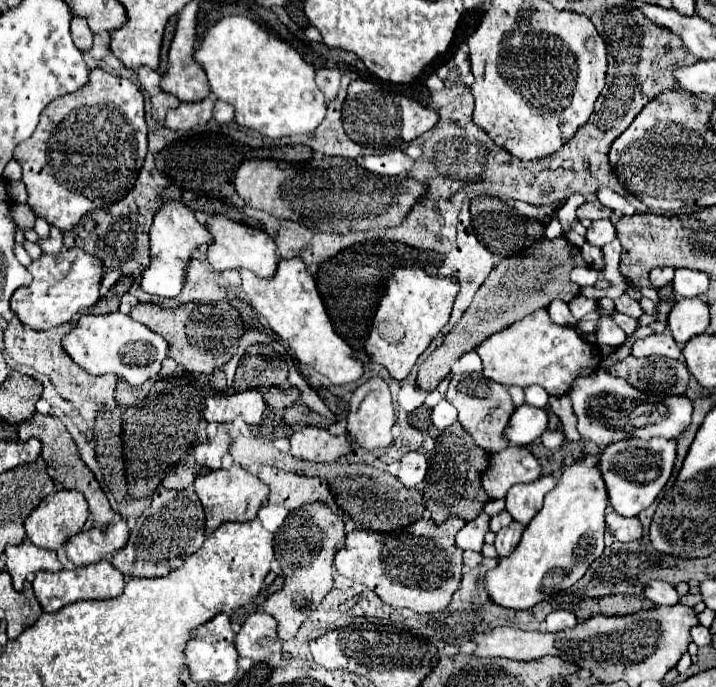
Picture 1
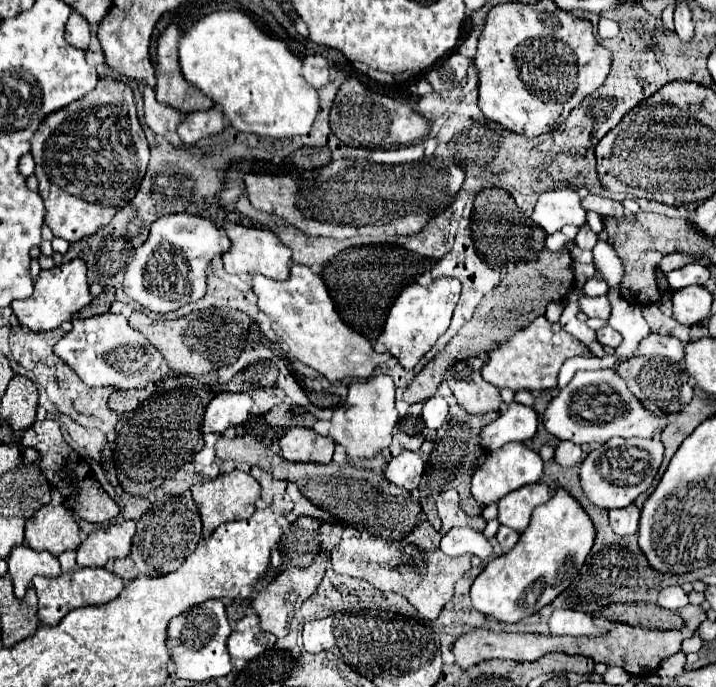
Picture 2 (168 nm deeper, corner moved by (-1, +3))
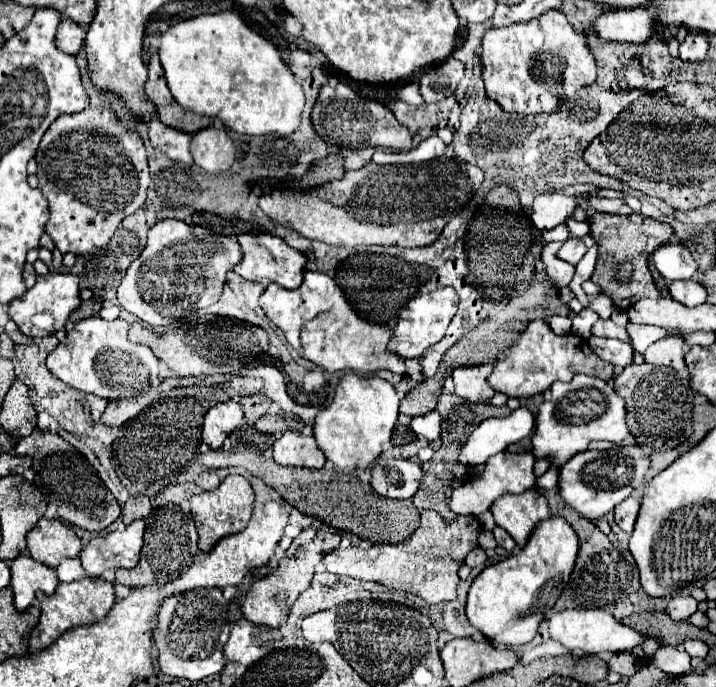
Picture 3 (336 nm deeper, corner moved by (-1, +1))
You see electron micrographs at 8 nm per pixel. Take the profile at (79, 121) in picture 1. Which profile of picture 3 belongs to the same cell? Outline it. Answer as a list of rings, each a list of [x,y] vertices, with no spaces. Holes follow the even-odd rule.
[[[87,107],[83,113],[71,117],[59,117],[51,123],[51,129],[43,135],[37,149],[37,177],[39,191],[49,201],[51,217],[45,225],[45,233],[53,239],[61,253],[85,255],[91,249],[105,247],[121,221],[135,213],[145,203],[145,191],[149,185],[147,151],[137,133],[125,129],[111,107]]]

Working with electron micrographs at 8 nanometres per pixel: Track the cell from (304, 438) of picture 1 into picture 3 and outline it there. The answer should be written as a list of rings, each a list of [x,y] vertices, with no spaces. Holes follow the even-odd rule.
[[[285,431],[273,443],[273,461],[277,465],[321,469],[325,463],[323,451],[317,449],[313,437],[303,437],[297,431]]]

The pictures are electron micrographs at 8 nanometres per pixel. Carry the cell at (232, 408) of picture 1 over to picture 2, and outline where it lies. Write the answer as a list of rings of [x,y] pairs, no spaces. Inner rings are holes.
[[[219,393],[205,409],[203,431],[223,433],[229,425],[241,425],[251,415],[253,399],[247,393]]]

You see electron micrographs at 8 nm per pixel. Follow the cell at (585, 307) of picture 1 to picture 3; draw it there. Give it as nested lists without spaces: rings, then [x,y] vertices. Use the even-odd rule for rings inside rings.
[[[583,309],[581,313],[577,313],[573,317],[573,327],[571,327],[571,333],[573,335],[579,335],[583,339],[589,339],[591,337],[591,327],[593,323],[599,319],[599,315],[591,309]]]

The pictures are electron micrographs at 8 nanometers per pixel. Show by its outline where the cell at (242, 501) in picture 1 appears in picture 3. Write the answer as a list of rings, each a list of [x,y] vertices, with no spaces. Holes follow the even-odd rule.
[[[227,475],[217,489],[203,491],[201,495],[191,497],[191,517],[193,517],[195,527],[197,527],[199,549],[203,553],[207,553],[207,551],[211,551],[215,547],[215,543],[219,539],[243,531],[247,521],[251,519],[253,499],[255,499],[253,489],[249,485],[249,481],[245,477],[241,477],[241,475]]]

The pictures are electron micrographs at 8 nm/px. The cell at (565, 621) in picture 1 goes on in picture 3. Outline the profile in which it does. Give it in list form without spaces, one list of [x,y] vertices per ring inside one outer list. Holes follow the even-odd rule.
[[[565,609],[553,613],[549,617],[549,633],[551,637],[561,643],[569,651],[583,651],[585,655],[599,655],[599,653],[619,653],[629,651],[643,645],[643,635],[635,629],[617,621],[611,613],[603,609]]]

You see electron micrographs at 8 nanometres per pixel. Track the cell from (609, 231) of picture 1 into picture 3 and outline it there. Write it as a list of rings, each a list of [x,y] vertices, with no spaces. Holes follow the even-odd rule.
[[[567,239],[561,245],[561,249],[557,251],[557,257],[571,263],[571,265],[577,265],[579,259],[585,255],[585,251],[587,251],[587,247],[585,247],[585,243],[581,239]]]

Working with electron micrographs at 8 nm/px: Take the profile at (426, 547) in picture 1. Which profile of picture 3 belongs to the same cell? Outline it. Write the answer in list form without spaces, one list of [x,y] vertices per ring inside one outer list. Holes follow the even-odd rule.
[[[423,511],[417,531],[403,543],[369,543],[369,545],[349,545],[339,547],[323,557],[327,571],[337,575],[349,575],[363,581],[375,581],[391,589],[411,591],[423,597],[427,603],[443,603],[455,599],[455,589],[459,585],[457,571],[461,565],[451,559],[451,555],[465,555],[455,549],[461,545],[471,545],[471,539],[477,543],[481,523],[477,517],[457,517],[447,523],[437,511]]]

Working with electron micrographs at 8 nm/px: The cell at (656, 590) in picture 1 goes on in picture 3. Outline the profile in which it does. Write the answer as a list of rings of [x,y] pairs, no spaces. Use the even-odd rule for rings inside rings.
[[[691,595],[673,597],[673,599],[669,601],[669,607],[667,607],[667,615],[669,615],[673,621],[689,619],[695,611],[697,611],[697,601],[695,601]]]

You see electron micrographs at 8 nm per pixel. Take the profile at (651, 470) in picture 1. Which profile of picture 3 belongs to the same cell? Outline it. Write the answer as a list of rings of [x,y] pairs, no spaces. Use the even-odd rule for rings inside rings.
[[[615,445],[607,451],[581,451],[567,459],[565,465],[559,467],[559,495],[561,499],[575,509],[581,517],[599,519],[605,513],[613,511],[623,499],[631,495],[631,491],[643,483],[643,475],[649,469],[649,457],[643,455],[643,447],[633,445]]]

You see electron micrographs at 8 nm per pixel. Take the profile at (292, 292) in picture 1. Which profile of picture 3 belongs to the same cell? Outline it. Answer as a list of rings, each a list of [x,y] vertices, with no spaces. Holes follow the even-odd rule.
[[[305,271],[303,285],[293,291],[271,283],[261,295],[259,303],[267,317],[283,329],[291,347],[329,373],[355,371],[359,375],[365,375],[377,369],[401,369],[401,365],[393,367],[395,363],[399,363],[399,357],[387,349],[387,343],[393,337],[393,329],[361,317],[357,313],[359,309],[351,305],[335,279],[325,273]]]

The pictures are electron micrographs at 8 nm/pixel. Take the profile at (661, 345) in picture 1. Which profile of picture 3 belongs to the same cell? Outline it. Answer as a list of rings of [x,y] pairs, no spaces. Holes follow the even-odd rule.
[[[663,337],[647,347],[643,353],[645,363],[651,365],[663,365],[675,369],[680,376],[689,379],[689,372],[685,364],[685,352],[683,350],[684,339],[681,337]]]

